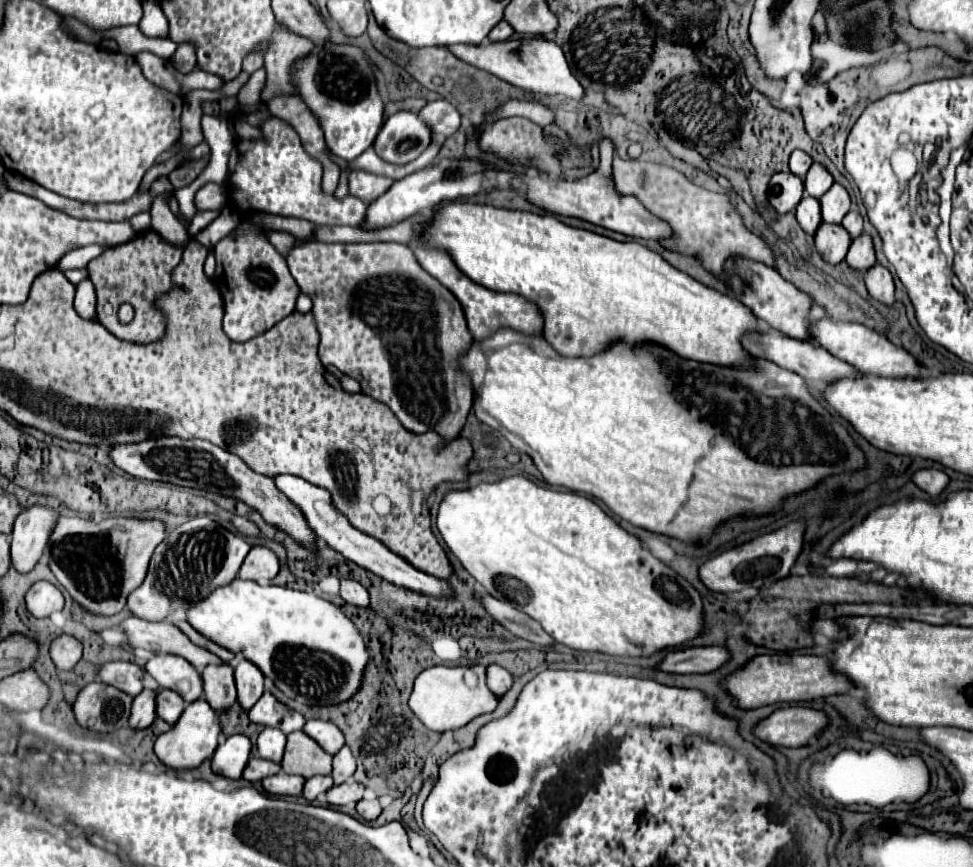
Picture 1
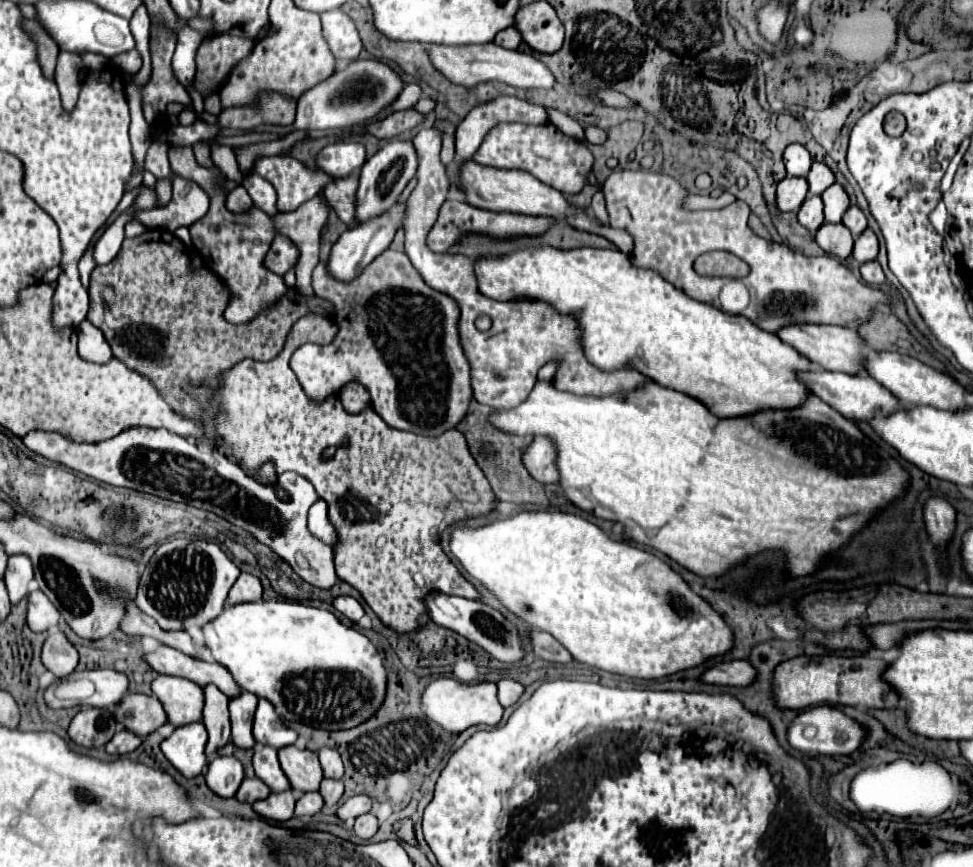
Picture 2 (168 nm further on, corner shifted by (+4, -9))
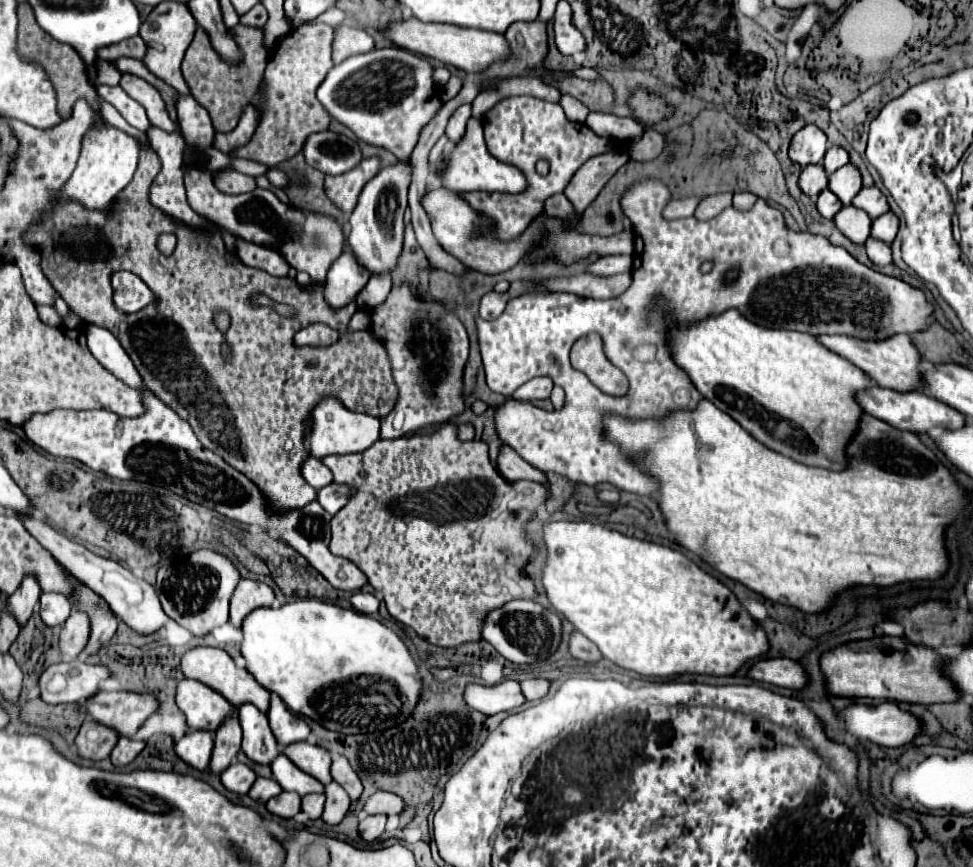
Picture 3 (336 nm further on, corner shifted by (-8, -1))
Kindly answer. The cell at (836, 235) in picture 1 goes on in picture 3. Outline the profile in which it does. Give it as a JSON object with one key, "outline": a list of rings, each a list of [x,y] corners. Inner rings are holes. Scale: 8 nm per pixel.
{"outline":[[[849,205],[849,207],[843,207],[835,215],[835,223],[837,223],[839,231],[845,237],[849,237],[853,243],[865,243],[865,239],[871,233],[871,223],[873,221],[865,211]]]}

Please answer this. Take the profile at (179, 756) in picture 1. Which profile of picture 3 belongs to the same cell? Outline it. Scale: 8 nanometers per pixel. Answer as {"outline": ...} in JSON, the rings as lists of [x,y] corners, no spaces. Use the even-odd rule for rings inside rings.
{"outline":[[[193,731],[175,743],[175,753],[197,771],[205,771],[209,767],[211,751],[213,735],[209,731]]]}

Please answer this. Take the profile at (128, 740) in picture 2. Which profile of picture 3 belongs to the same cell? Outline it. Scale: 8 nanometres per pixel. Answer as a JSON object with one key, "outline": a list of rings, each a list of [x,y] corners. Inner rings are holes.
{"outline":[[[121,737],[117,747],[111,753],[111,763],[115,767],[125,767],[125,765],[129,765],[141,753],[143,747],[145,747],[143,741],[131,741],[127,737]]]}

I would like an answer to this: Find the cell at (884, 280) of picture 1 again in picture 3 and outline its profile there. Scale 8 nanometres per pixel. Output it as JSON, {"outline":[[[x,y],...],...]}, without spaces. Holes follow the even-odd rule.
{"outline":[[[869,237],[869,239],[865,241],[865,249],[867,249],[869,259],[871,259],[877,267],[885,267],[885,265],[891,263],[891,247],[889,247],[887,243]]]}

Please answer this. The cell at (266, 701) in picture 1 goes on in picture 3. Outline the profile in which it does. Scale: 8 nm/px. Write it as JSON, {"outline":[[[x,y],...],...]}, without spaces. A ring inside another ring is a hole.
{"outline":[[[271,695],[271,707],[267,711],[267,717],[281,749],[289,743],[305,741],[309,735],[309,725],[295,713],[291,713],[277,695]]]}

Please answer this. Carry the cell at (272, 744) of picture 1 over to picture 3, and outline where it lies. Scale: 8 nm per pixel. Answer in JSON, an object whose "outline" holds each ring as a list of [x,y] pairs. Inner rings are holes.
{"outline":[[[283,753],[271,763],[275,781],[283,787],[283,791],[295,791],[301,797],[309,793],[323,793],[325,785],[313,779],[311,775],[303,773],[299,767],[295,767]]]}

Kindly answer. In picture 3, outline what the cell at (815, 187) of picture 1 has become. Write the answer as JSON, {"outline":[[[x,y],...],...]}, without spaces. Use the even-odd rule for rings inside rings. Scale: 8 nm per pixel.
{"outline":[[[831,147],[825,153],[825,171],[827,171],[827,175],[835,173],[839,167],[843,167],[847,163],[849,163],[849,155],[843,147]]]}

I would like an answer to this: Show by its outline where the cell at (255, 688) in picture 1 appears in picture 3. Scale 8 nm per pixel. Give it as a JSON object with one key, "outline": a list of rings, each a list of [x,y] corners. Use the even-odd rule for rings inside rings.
{"outline":[[[251,703],[241,705],[239,715],[243,729],[243,753],[259,765],[271,765],[273,759],[279,755],[279,747],[275,735],[269,729],[267,715]]]}

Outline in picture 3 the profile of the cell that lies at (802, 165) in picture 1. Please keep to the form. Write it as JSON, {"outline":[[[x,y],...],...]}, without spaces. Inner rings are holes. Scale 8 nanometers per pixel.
{"outline":[[[805,125],[799,129],[789,145],[789,159],[807,167],[811,163],[823,163],[827,151],[827,135],[817,125]]]}

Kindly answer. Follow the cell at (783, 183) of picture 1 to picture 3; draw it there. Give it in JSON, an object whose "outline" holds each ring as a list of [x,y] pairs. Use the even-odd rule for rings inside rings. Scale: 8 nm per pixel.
{"outline":[[[807,165],[799,177],[799,187],[805,195],[811,199],[817,199],[817,195],[827,187],[827,173],[821,165]]]}

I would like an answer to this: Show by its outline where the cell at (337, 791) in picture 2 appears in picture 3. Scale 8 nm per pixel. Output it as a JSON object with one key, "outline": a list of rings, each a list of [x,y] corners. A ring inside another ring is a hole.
{"outline":[[[333,781],[325,787],[325,797],[327,797],[327,801],[325,801],[325,809],[323,809],[321,819],[327,825],[339,825],[349,811],[349,805],[351,805],[349,795],[345,791],[341,791],[341,787]]]}

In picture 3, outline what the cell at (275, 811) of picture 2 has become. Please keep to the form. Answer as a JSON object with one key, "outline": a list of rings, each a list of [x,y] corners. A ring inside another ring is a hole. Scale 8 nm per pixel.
{"outline":[[[283,791],[281,795],[269,799],[265,807],[267,807],[267,811],[273,813],[273,815],[279,815],[279,817],[283,817],[283,819],[291,819],[291,817],[295,817],[295,815],[299,813],[299,809],[301,809],[301,797],[299,797],[297,793],[287,793],[287,791]]]}

